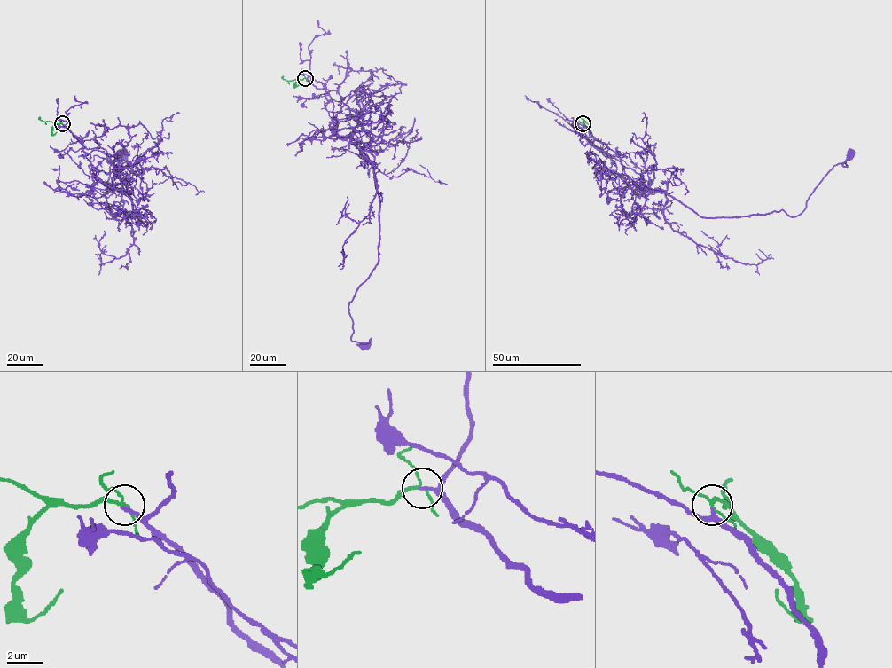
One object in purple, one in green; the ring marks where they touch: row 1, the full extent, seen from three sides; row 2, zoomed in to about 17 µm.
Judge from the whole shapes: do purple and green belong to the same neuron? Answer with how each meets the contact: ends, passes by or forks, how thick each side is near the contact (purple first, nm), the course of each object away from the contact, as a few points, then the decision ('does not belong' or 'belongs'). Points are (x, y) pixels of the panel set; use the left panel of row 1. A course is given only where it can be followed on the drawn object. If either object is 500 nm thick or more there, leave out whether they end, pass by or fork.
purple ends; green forks; calibres 200 and 120 nm; course purple (62, 124), (136, 217), (113, 216), (105, 199), (108, 163), (128, 166), (122, 153); course green (62, 124), (43, 121), (40, 117); belongs

